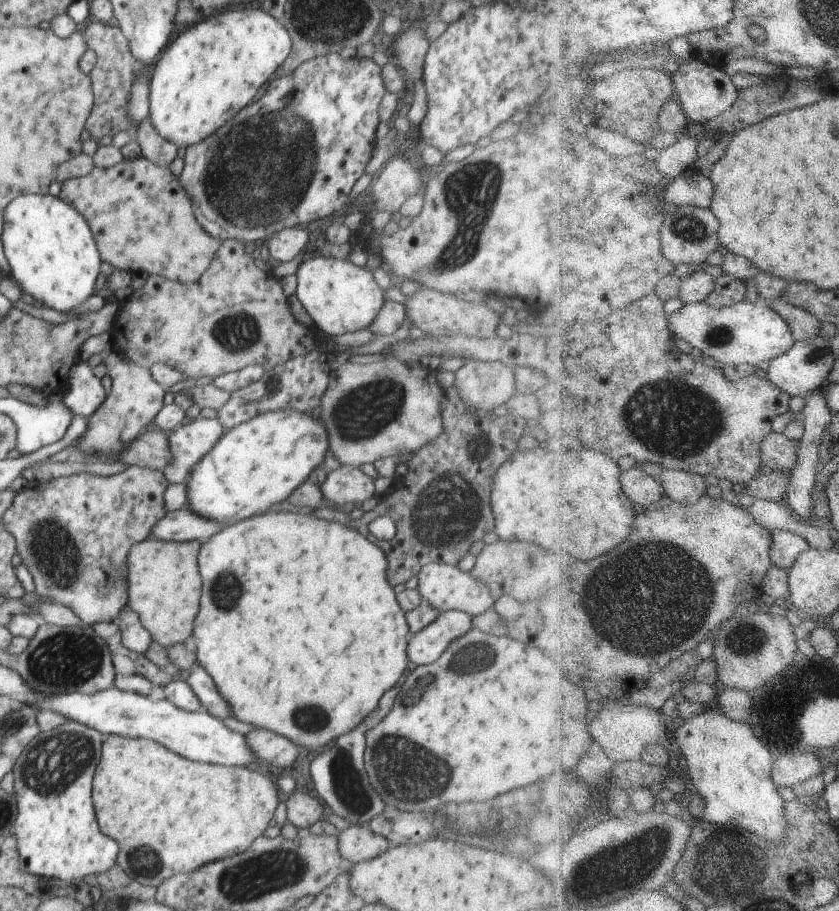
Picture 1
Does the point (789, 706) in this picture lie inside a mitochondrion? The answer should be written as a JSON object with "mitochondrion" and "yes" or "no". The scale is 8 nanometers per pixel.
{"mitochondrion":"no"}

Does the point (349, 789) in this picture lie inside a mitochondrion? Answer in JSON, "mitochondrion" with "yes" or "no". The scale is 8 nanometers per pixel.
{"mitochondrion":"yes"}

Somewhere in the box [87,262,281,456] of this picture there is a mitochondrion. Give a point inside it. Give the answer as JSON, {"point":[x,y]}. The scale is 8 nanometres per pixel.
{"point":[238,333]}

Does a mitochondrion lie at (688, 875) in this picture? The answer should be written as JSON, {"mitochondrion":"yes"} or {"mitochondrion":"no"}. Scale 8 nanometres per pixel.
{"mitochondrion":"no"}

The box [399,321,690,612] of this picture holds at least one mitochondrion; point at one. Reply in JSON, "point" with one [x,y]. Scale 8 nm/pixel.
{"point":[448,509]}

